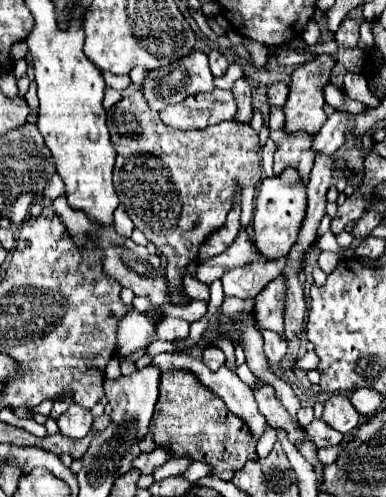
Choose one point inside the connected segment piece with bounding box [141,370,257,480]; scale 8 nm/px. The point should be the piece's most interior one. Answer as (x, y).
(191, 420)

